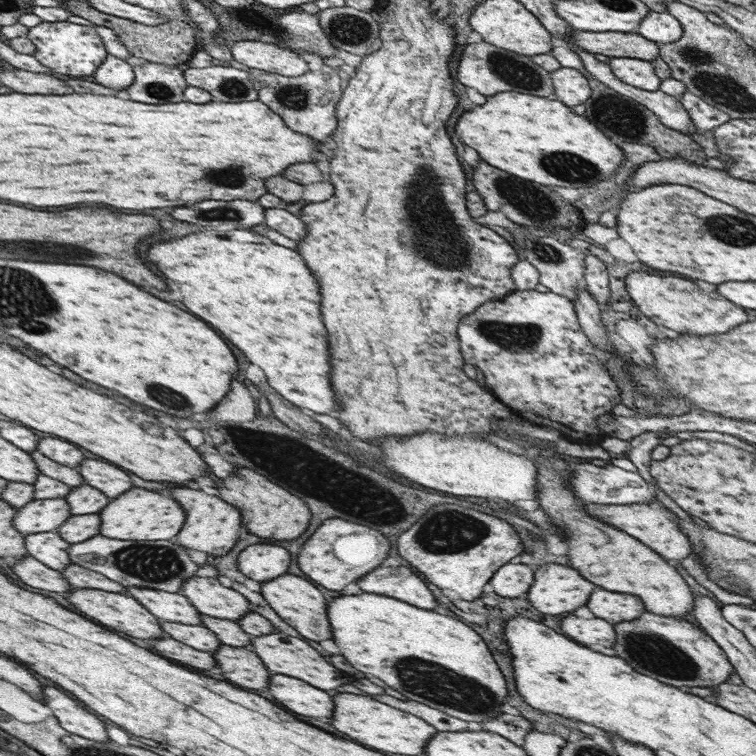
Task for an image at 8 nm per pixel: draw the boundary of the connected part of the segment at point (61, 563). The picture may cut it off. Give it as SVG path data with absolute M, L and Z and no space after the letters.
M57 531L25 535L28 554L54 570L67 569L72 563L70 544Z

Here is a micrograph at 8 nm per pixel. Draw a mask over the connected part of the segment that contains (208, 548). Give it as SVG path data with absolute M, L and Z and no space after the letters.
M172 488L170 496L174 496L174 500L178 500L180 504L186 504L186 512L190 512L190 520L186 522L186 528L182 528L182 536L176 536L178 544L212 556L225 555L236 544L242 522L240 512L234 506L226 504L216 496L208 496L202 490L190 490L190 488Z

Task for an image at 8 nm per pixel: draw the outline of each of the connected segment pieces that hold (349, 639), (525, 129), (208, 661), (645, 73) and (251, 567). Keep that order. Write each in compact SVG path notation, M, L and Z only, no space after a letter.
M352 594L352 596L340 596L340 598L332 598L328 602L328 620L330 620L330 628L332 628L332 634L334 634L334 642L340 650L340 654L360 672L364 674L372 674L376 678L380 678L382 682L386 682L388 686L392 686L394 690L402 692L408 700L416 700L416 702L422 702L422 704L428 704L430 708L436 708L436 710L442 710L454 718L460 718L460 720L466 720L466 722L484 722L486 718L494 718L501 714L500 707L504 704L507 697L507 682L502 672L498 668L490 649L487 647L487 642L476 632L473 628L470 628L467 624L464 624L461 620L439 614L433 610L421 609L407 602L392 598L391 596L378 596L378 594Z
M504 92L490 96L484 106L466 112L458 124L456 132L466 146L478 150L480 158L494 168L506 170L524 180L534 180L546 186L562 186L562 188L598 188L602 182L614 174L616 168L623 165L625 154L616 144L610 142L606 134L602 134L590 120L574 114L558 100L544 100L540 96Z
M168 636L152 640L150 646L156 652L162 652L162 656L170 656L170 660L178 660L180 664L186 664L186 666L192 666L192 668L208 670L208 668L216 666L212 653L194 650L187 644L182 644L182 642Z
M609 57L607 62L614 76L634 88L654 92L661 85L660 78L654 73L653 62L626 57Z
M272 544L246 546L237 559L240 572L259 583L286 574L290 566L290 554L286 552L286 548Z

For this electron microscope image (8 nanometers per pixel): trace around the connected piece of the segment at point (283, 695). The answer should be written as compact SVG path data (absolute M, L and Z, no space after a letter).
M274 674L270 676L268 692L296 714L312 718L330 718L334 712L334 702L328 692L312 688L310 684L304 684L298 678Z

